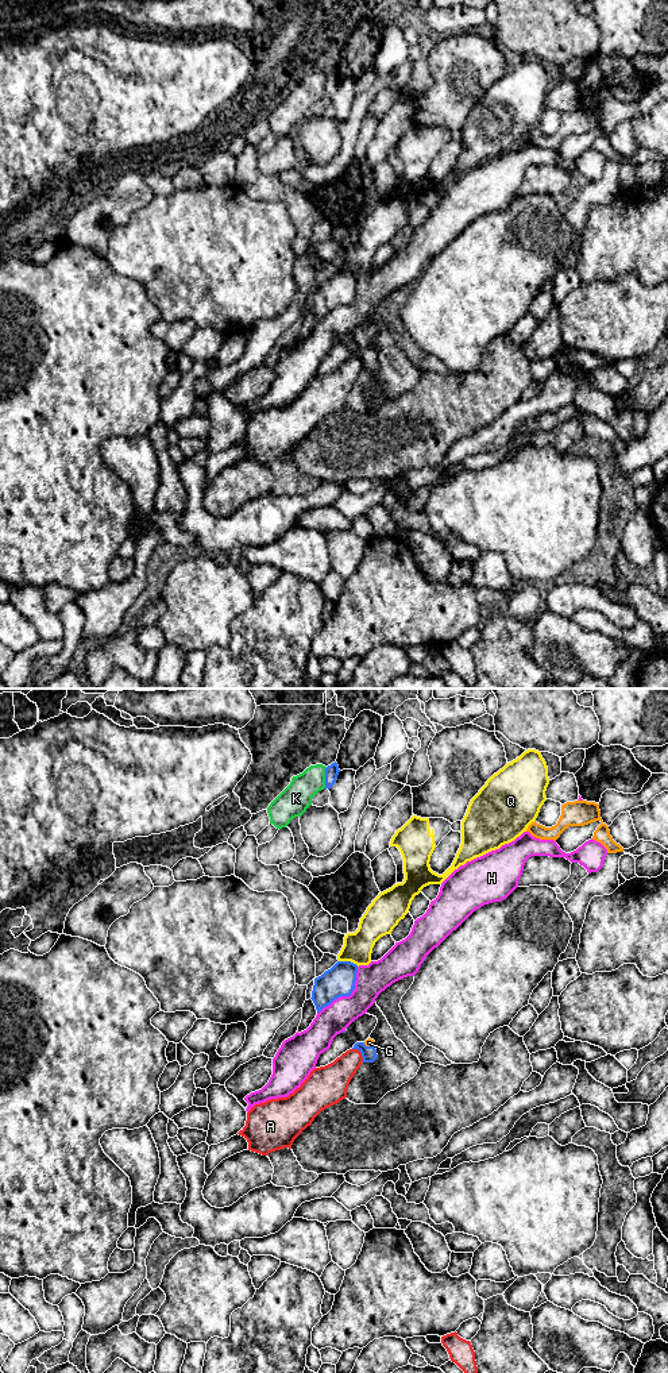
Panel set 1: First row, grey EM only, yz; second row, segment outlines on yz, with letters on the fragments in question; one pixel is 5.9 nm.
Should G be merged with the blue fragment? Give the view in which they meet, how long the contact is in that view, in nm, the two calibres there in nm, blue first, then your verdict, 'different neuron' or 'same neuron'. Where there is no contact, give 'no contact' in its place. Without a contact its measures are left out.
yz | 70 nm | 90/50 nm | same neuron

